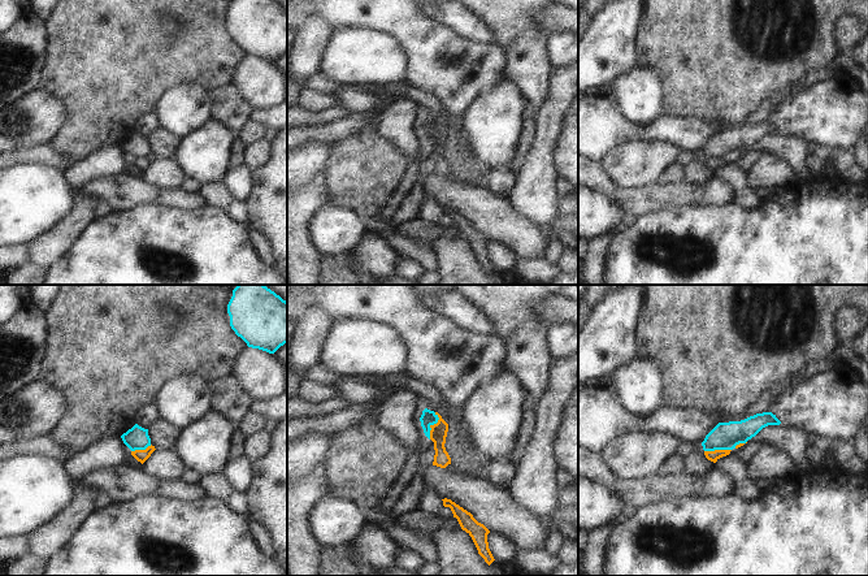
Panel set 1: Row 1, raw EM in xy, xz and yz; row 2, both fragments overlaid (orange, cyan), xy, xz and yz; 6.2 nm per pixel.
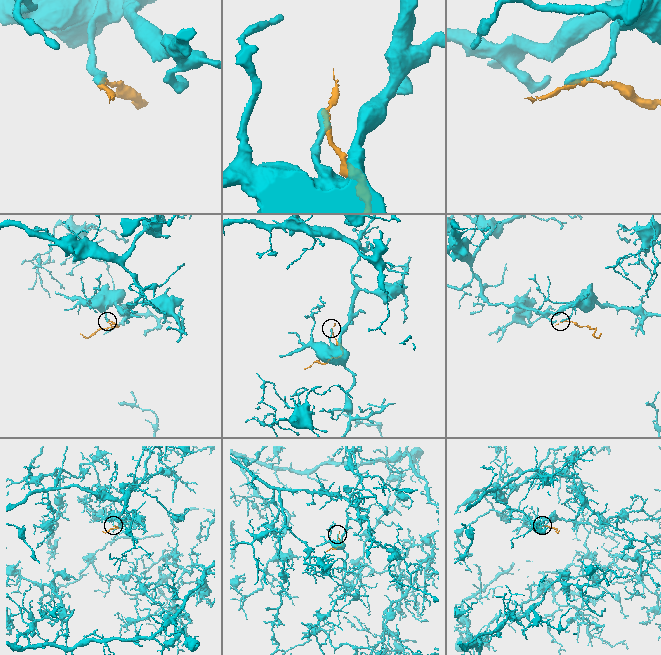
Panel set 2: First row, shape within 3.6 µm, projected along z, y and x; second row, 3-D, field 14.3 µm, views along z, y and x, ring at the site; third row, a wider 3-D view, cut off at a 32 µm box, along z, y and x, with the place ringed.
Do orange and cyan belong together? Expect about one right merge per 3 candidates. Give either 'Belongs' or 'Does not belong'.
Does not belong

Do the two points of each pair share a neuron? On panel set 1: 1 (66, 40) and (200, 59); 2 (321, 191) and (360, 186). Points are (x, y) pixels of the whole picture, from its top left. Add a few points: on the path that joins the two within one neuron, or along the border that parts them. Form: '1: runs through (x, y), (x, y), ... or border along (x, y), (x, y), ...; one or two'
1: runs through (100, 40), (166, 40); one
2: border along (326, 170), (330, 204); two

